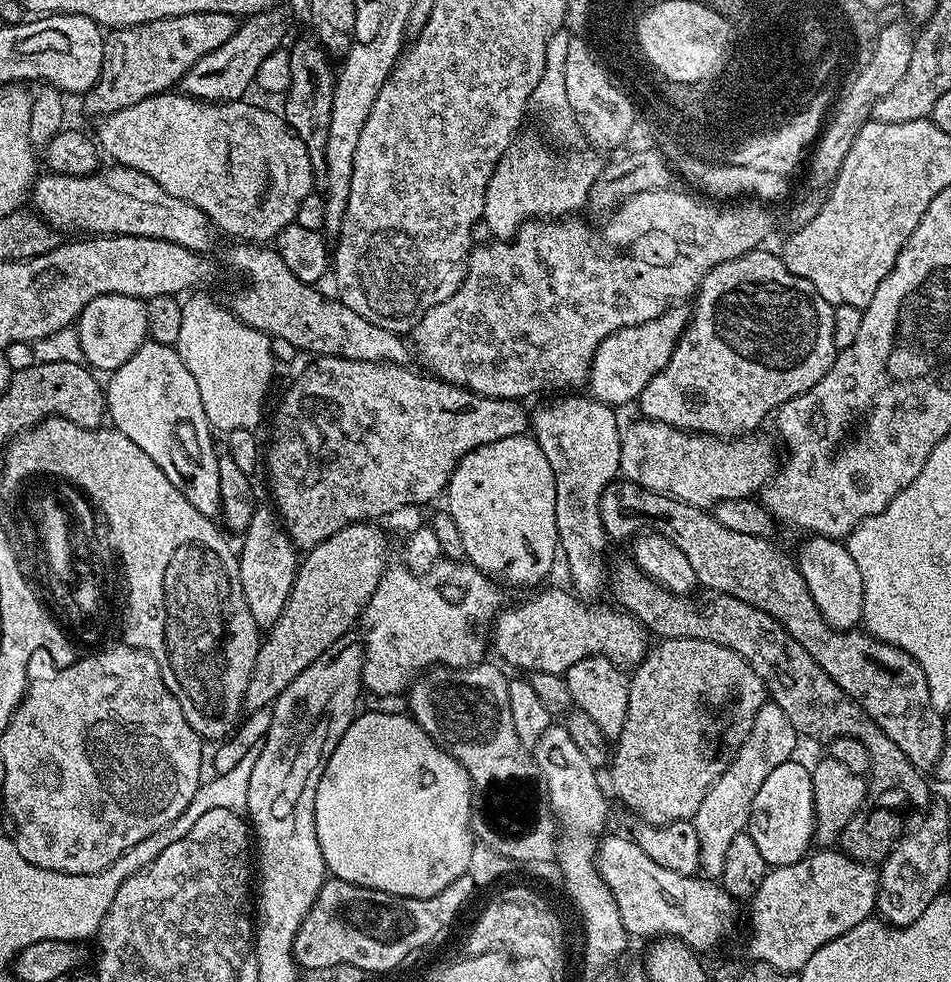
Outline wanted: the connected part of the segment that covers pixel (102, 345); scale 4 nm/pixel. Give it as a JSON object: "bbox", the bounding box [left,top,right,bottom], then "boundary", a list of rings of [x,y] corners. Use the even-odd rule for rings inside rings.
{"bbox":[78,294,148,374],"boundary":[[[102,294],[80,311],[78,317],[78,335],[83,363],[100,374],[111,374],[122,362],[126,362],[144,344],[148,336],[146,322],[146,303],[126,294]]]}

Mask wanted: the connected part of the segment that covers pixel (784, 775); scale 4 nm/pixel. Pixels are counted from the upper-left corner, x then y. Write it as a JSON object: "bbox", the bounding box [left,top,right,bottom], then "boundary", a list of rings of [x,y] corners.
{"bbox":[748,760,816,866],"boundary":[[[787,760],[783,768],[771,772],[768,783],[762,786],[752,803],[752,818],[748,832],[769,866],[798,862],[803,856],[809,855],[814,844],[816,819],[812,773],[807,767],[800,768],[798,760]]]}

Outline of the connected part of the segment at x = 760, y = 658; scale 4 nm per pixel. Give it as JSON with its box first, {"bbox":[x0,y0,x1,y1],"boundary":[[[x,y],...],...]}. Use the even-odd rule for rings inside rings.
{"bbox":[606,558,930,865],"boundary":[[[631,558],[620,560],[613,568],[611,565],[607,569],[606,588],[609,593],[612,591],[613,598],[617,600],[613,601],[623,611],[631,612],[645,629],[652,631],[653,628],[658,634],[657,637],[689,636],[734,650],[734,654],[743,658],[750,666],[750,670],[754,670],[754,674],[762,678],[771,703],[782,706],[782,714],[790,718],[790,726],[796,731],[797,737],[809,736],[812,740],[827,742],[839,736],[845,736],[858,738],[858,742],[866,746],[866,754],[870,754],[870,770],[866,773],[868,793],[862,806],[854,814],[854,818],[850,818],[850,822],[846,822],[846,826],[840,831],[839,851],[864,864],[875,865],[877,862],[883,862],[905,831],[904,815],[907,812],[919,813],[929,807],[930,799],[928,800],[928,784],[924,781],[925,773],[913,766],[910,758],[906,758],[906,754],[898,750],[898,745],[892,739],[886,738],[886,734],[882,734],[882,726],[878,726],[878,722],[871,720],[860,709],[858,702],[854,702],[850,694],[846,694],[846,690],[842,690],[842,686],[838,686],[838,682],[834,682],[834,678],[830,678],[830,674],[826,674],[826,670],[822,670],[822,666],[818,666],[818,662],[814,662],[814,658],[810,658],[810,654],[802,650],[799,642],[777,620],[770,618],[770,614],[750,606],[750,602],[742,602],[730,594],[721,592],[704,590],[701,591],[701,596],[670,592],[658,582],[651,580]]]}

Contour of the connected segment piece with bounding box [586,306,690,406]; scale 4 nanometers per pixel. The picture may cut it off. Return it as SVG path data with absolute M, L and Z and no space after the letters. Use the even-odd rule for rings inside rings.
M673 306L650 322L623 328L607 336L598 346L592 359L592 368L588 372L586 384L592 387L589 388L592 397L613 406L628 404L631 400L633 403L646 388L646 382L650 382L650 378L658 374L666 362L670 362L680 336L688 327L689 319L687 307Z

